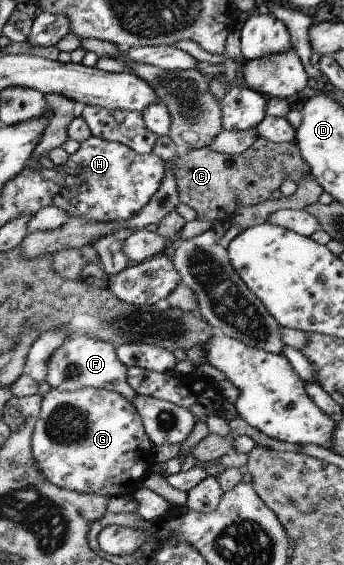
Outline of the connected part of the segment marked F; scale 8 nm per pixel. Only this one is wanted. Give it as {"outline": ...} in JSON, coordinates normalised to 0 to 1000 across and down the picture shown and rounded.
{"outline":[[[247,591],[195,598],[142,630],[131,676],[148,683],[148,688],[166,688],[177,694],[212,694],[215,690],[241,688],[337,694],[381,715],[381,708],[392,704],[395,697],[369,676],[369,651],[340,637],[334,618],[314,605],[247,595]]]}

